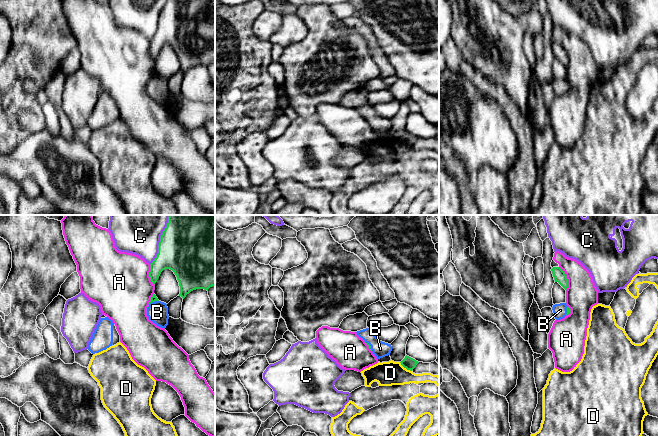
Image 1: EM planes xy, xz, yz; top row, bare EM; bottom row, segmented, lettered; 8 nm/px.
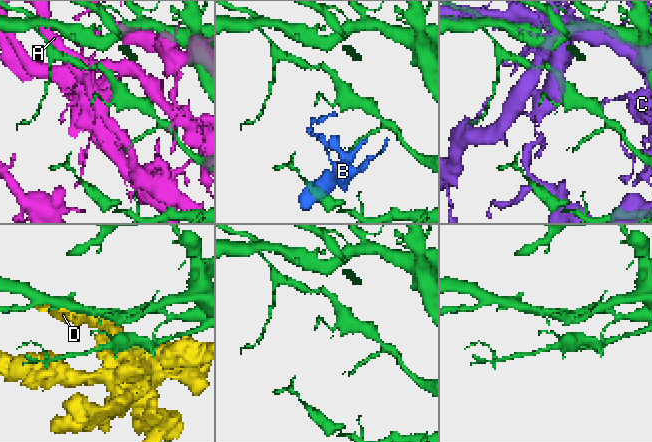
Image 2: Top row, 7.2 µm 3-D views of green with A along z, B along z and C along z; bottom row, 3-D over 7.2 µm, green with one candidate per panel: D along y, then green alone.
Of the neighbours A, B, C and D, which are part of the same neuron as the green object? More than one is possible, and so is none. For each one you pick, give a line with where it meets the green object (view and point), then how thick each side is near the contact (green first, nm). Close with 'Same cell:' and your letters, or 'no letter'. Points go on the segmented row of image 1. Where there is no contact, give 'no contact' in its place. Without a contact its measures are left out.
B: meets green in xy at (148, 305); 50 nm thick on the green side, 170 nm on the other
Same cell: B

